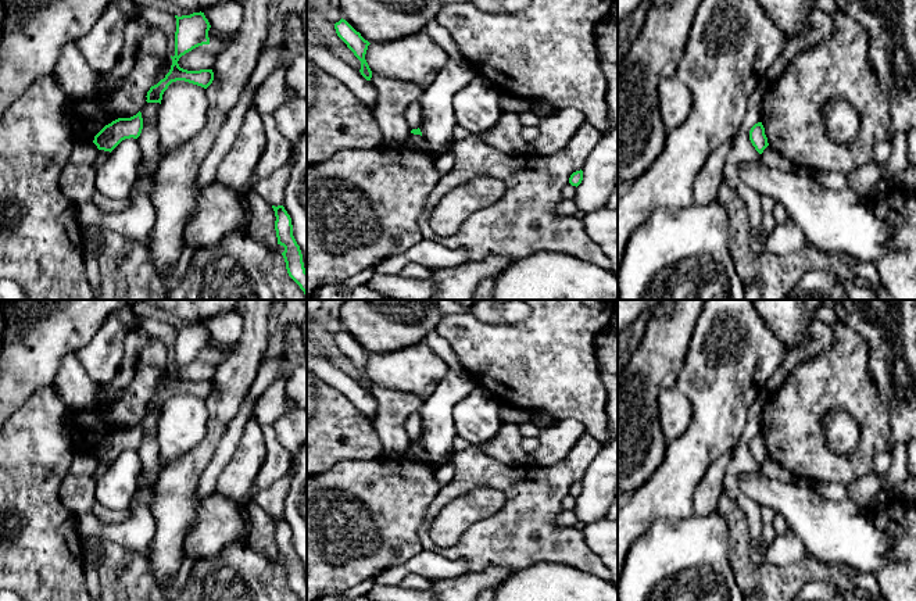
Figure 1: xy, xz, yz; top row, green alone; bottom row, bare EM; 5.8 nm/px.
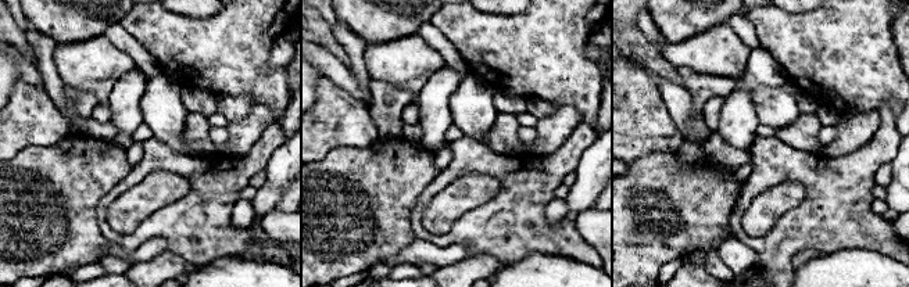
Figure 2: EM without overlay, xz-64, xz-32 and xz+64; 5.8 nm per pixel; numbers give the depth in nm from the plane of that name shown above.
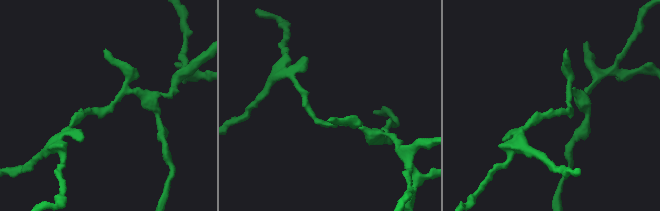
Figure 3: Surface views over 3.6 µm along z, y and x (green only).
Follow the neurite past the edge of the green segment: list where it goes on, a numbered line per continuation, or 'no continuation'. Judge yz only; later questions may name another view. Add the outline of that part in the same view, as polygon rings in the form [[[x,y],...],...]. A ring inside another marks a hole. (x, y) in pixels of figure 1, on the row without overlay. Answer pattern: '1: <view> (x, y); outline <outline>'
no continuation

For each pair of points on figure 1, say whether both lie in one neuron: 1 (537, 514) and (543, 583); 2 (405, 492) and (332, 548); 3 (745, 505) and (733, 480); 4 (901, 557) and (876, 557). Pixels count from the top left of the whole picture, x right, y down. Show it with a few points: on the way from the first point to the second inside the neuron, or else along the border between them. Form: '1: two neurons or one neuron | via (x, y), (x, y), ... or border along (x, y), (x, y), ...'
1: two neurons | border along (573, 565), (535, 562), (511, 572)
2: one neuron | via (387, 498), (350, 530)
3: one neuron | via (741, 500), (734, 493), (733, 486)
4: two neurons | border along (877, 526), (891, 547), (876, 575)

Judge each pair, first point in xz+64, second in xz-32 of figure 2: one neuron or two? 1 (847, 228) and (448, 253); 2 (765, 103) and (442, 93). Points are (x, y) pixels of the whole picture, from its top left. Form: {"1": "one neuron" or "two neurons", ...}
{"1": "two neurons", "2": "two neurons"}

